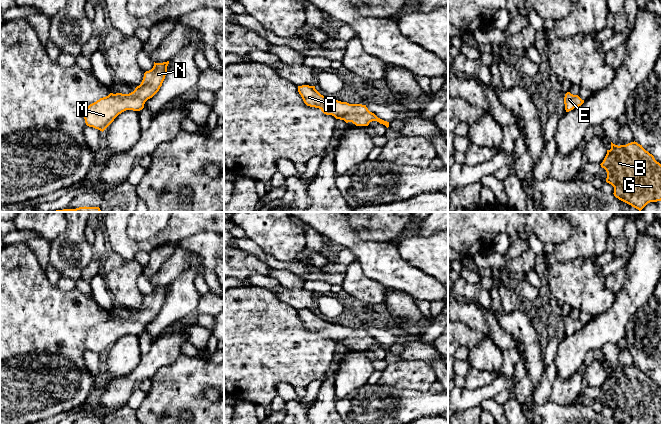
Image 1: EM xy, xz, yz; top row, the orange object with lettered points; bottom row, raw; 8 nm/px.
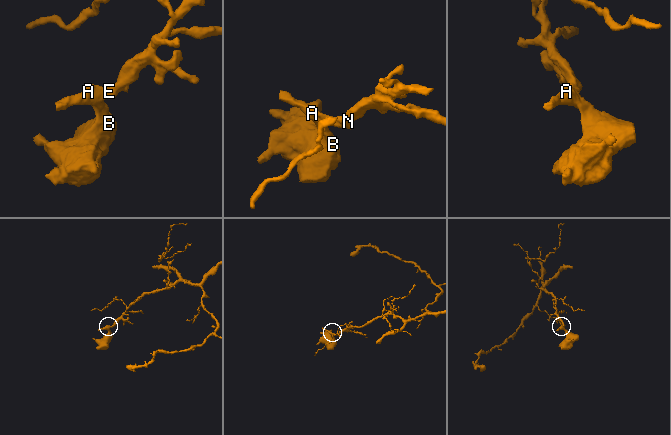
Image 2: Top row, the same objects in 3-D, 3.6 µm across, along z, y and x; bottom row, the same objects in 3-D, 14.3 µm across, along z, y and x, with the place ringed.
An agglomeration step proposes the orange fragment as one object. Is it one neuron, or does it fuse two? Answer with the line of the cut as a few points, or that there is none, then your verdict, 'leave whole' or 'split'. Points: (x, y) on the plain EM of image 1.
no cut; leave whole

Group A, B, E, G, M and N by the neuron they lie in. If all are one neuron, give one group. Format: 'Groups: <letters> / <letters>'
Groups: A B E G M N

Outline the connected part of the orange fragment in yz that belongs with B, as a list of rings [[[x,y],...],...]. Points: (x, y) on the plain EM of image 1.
[[[611,366],[611,373],[607,374],[607,378],[600,389],[606,394],[606,406],[614,411],[613,418],[619,424],[661,424],[661,388],[637,366],[620,370]]]

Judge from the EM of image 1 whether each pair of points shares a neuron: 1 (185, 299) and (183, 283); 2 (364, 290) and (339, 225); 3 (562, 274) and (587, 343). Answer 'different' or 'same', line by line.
1: same
2: different
3: different

